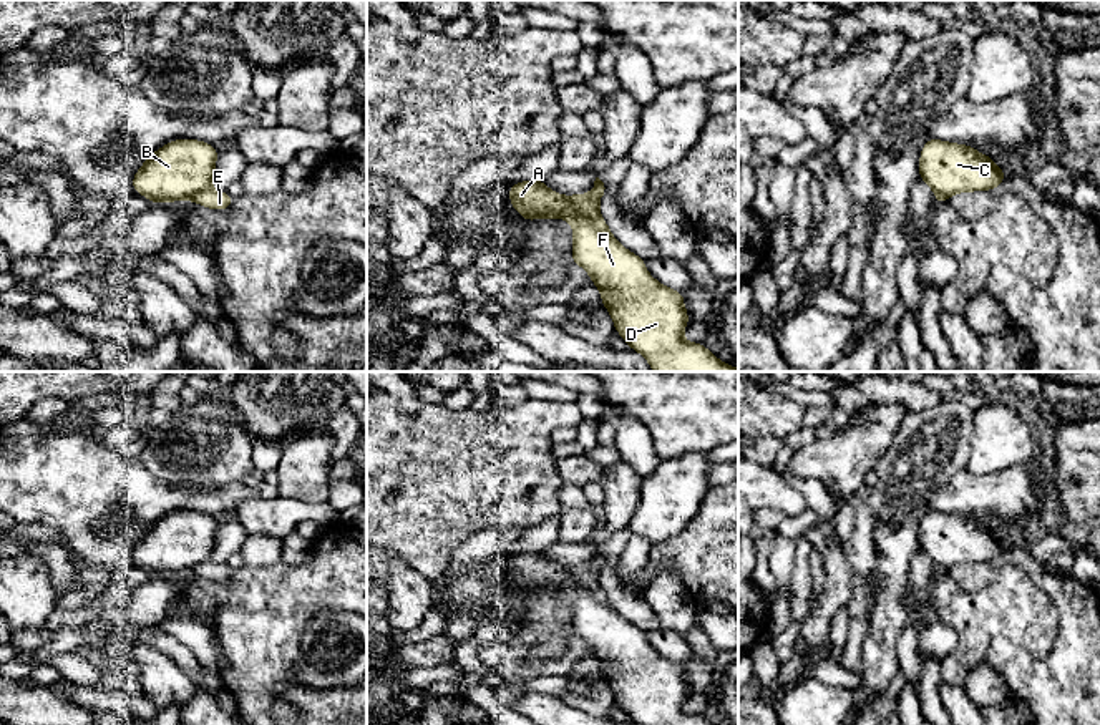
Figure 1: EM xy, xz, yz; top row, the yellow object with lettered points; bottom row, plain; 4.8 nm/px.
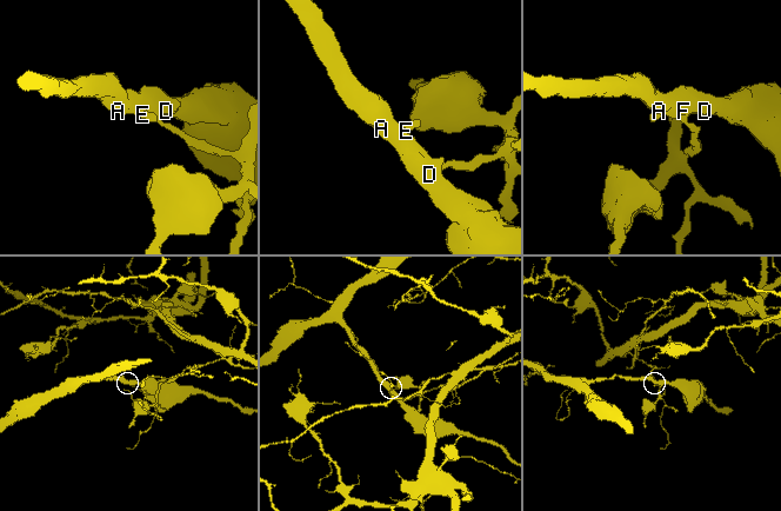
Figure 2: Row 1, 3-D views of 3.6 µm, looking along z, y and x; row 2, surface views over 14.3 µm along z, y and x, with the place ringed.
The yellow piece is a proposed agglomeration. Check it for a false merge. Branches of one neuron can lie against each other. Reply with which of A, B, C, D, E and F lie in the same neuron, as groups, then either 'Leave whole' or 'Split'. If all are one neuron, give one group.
Groups: A B C D F / E. Split

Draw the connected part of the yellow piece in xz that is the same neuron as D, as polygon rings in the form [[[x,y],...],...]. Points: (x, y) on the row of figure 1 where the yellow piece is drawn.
[[[544,179],[508,182],[509,204],[524,222],[564,219],[572,226],[571,262],[582,267],[601,292],[601,304],[614,322],[614,330],[625,340],[630,350],[639,352],[654,372],[738,372],[738,368],[718,360],[703,343],[685,342],[682,333],[690,324],[684,307],[685,292],[674,290],[654,279],[645,260],[625,249],[616,237],[604,234],[589,217],[582,216],[567,199],[549,189]]]

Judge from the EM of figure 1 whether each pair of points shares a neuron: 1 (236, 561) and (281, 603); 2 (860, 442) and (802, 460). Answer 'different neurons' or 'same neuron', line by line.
1: different neurons
2: same neuron

